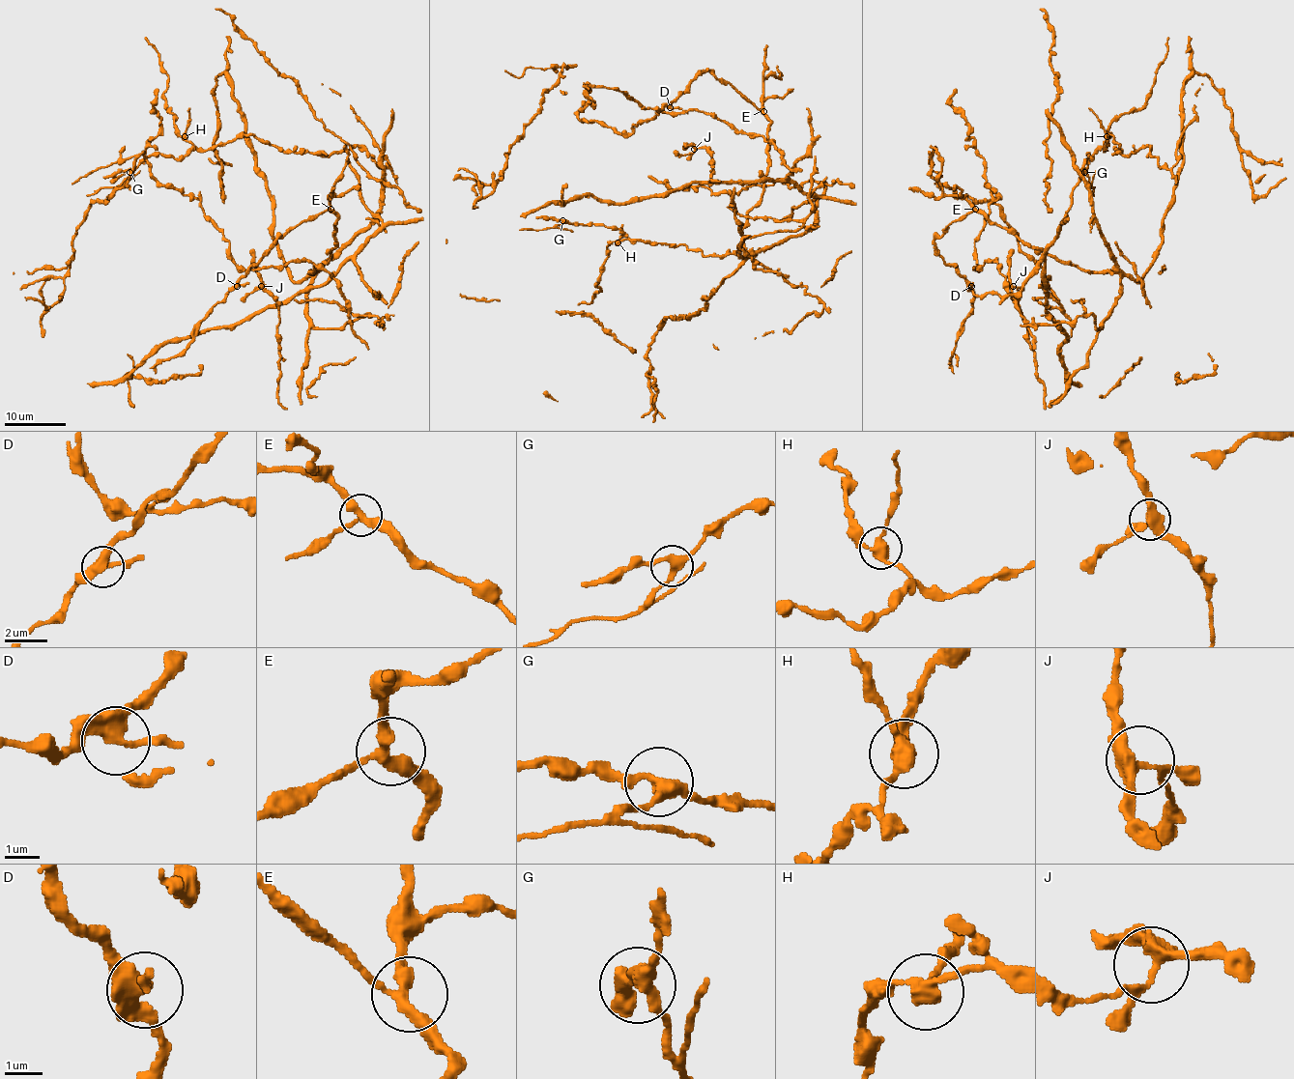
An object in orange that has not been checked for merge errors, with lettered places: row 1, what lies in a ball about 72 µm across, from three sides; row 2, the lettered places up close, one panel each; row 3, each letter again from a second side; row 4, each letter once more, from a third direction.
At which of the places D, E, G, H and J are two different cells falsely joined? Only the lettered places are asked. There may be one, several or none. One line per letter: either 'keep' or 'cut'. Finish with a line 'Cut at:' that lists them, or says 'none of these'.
D: keep
E: keep
G: keep
H: cut
J: keep
Cut at: H

